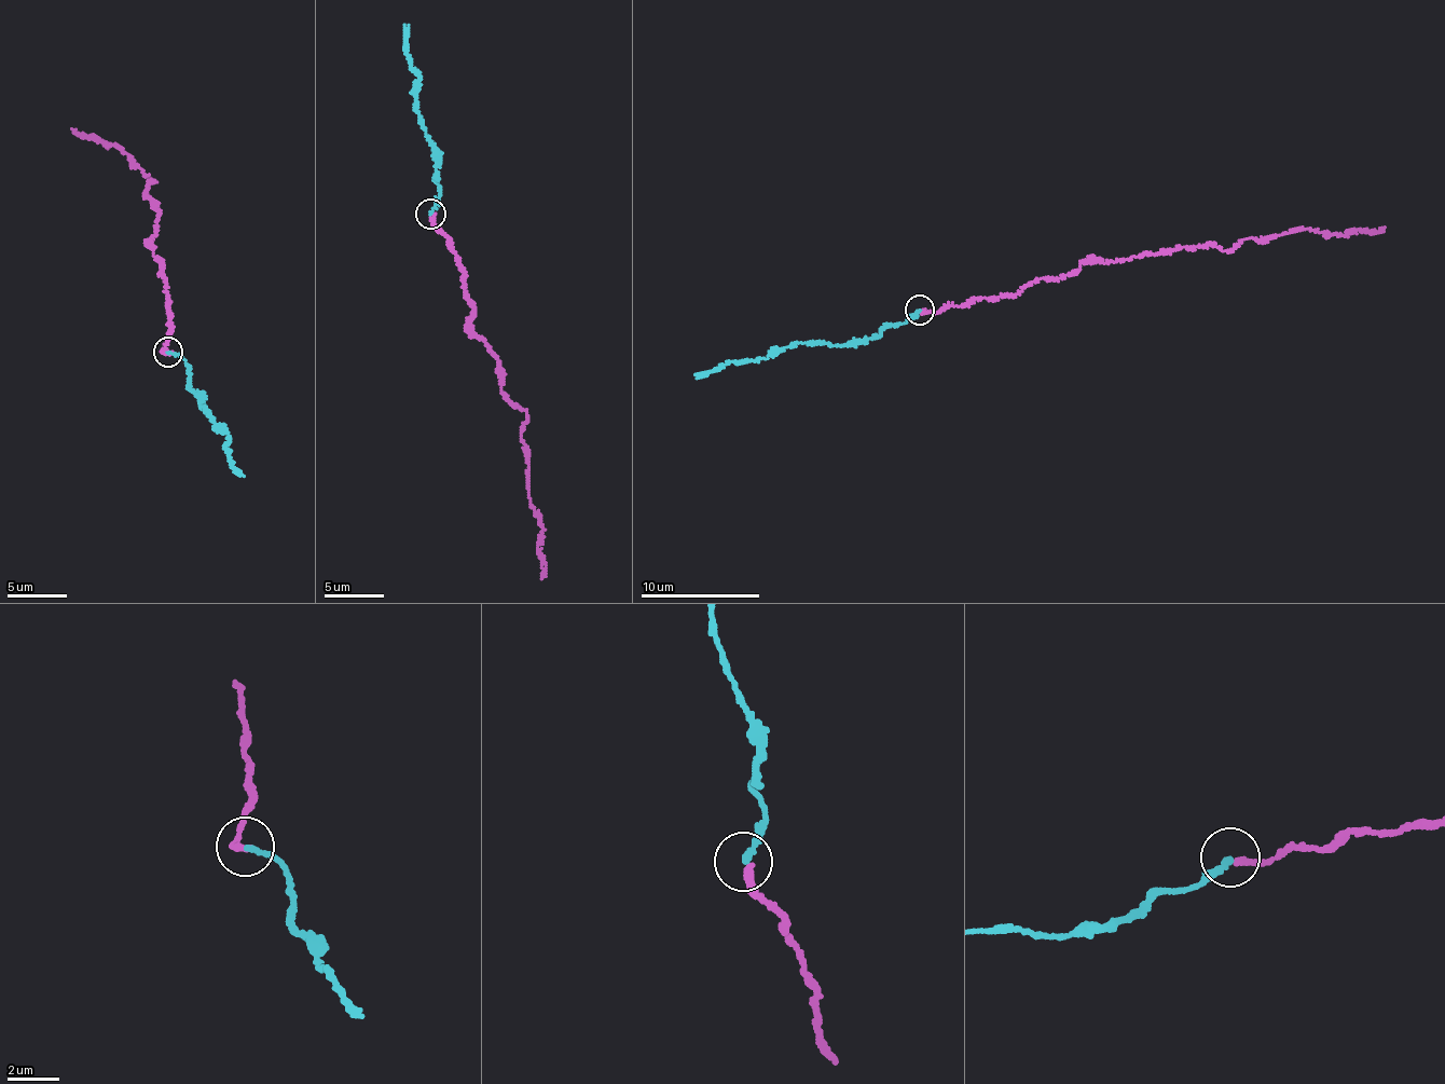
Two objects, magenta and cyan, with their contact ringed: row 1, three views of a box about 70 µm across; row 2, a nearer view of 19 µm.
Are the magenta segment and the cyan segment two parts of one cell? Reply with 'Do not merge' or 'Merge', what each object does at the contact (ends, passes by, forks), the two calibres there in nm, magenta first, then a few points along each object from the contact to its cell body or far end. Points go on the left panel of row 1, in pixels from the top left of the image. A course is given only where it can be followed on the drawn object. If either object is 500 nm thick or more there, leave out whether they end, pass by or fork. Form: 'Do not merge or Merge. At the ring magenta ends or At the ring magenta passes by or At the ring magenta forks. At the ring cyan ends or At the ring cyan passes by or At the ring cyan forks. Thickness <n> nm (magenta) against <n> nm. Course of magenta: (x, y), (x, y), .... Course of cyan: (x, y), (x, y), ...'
Merge. At the ring magenta ends. At the ring cyan ends. Thickness 300 nm (magenta) against 240 nm. Course of magenta: (169, 352), (163, 351), (166, 280), (149, 246), (159, 213), (143, 195), (154, 179), (110, 143), (71, 128). Course of cyan: (167, 353), (190, 366), (190, 390), (204, 399), (203, 408), (224, 429), (229, 438), (230, 462), (244, 476)

